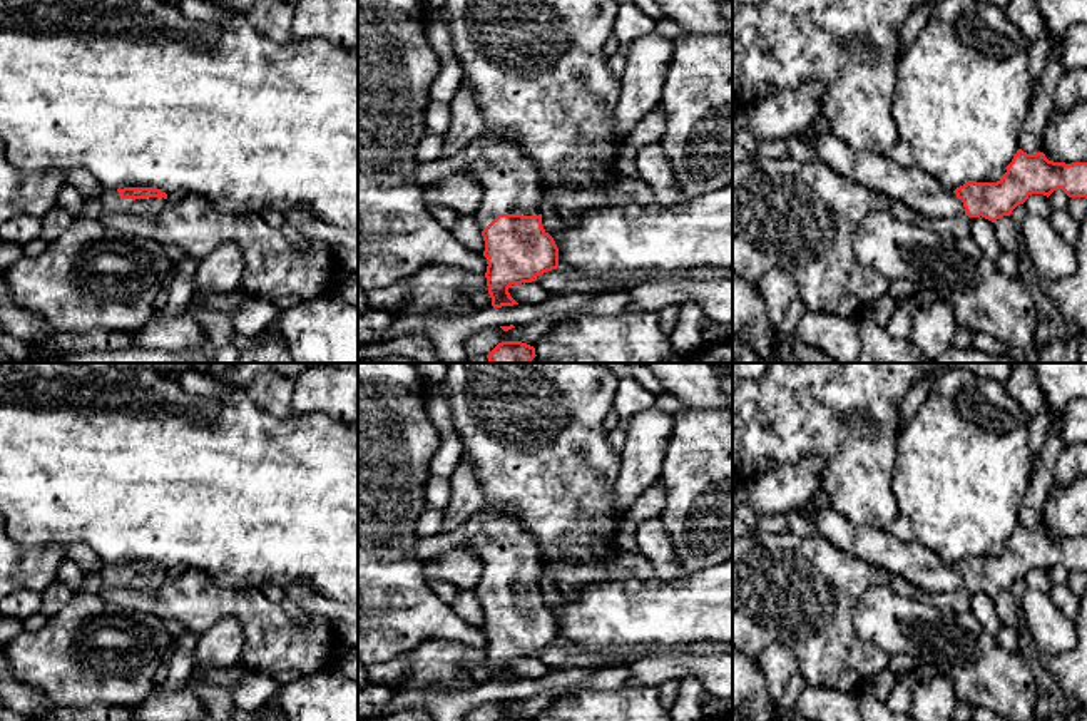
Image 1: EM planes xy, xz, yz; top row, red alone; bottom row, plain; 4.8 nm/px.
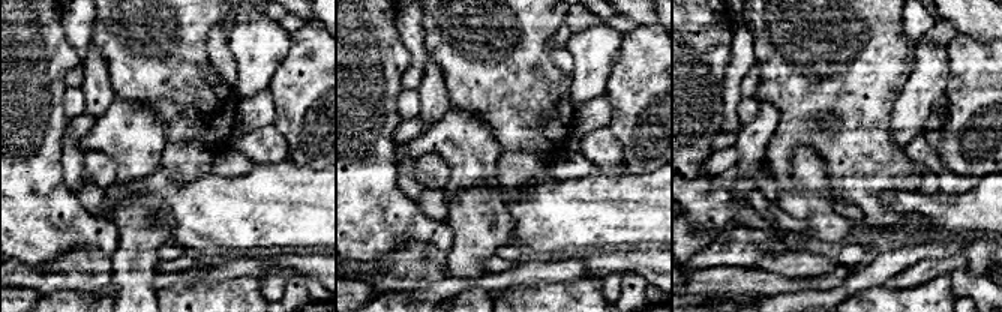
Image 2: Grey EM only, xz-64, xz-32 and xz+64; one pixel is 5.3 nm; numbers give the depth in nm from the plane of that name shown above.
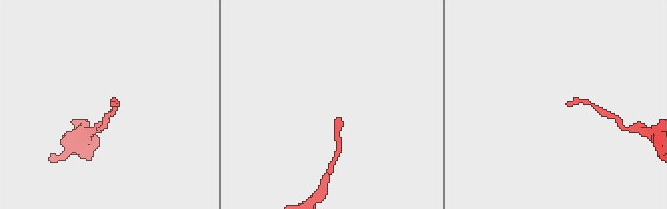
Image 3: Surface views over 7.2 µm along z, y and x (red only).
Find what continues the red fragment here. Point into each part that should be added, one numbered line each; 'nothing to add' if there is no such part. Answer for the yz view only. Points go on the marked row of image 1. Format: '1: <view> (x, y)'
1: yz (910, 186)

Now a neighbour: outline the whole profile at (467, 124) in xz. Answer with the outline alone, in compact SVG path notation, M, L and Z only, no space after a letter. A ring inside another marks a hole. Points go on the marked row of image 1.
M465 79L450 102L450 110L453 114L453 120L445 134L445 147L440 159L457 156L473 139L485 132L485 122L475 102L473 89Z

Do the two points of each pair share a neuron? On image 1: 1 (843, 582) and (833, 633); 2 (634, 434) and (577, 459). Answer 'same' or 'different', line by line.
1: same
2: different

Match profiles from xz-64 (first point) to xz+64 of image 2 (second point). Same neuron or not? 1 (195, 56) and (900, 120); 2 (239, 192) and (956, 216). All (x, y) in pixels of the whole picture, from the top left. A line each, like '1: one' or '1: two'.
1: two
2: one

